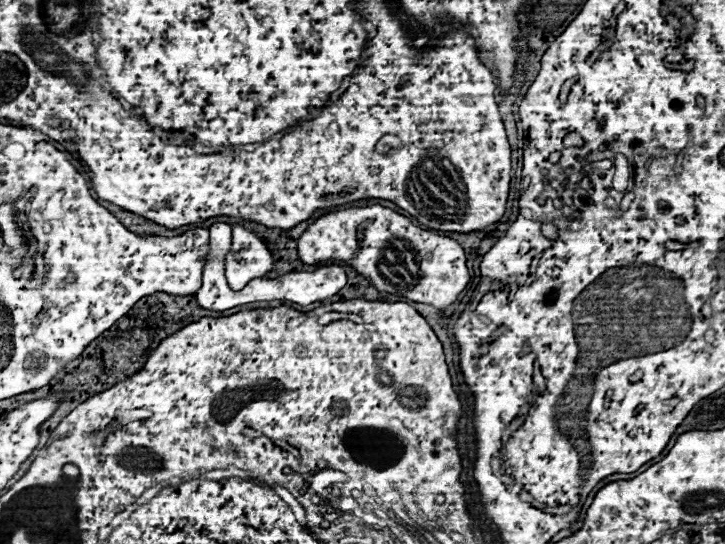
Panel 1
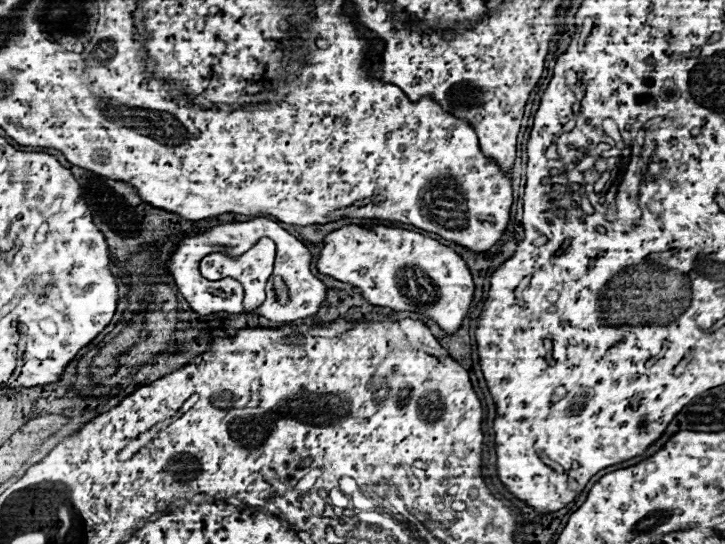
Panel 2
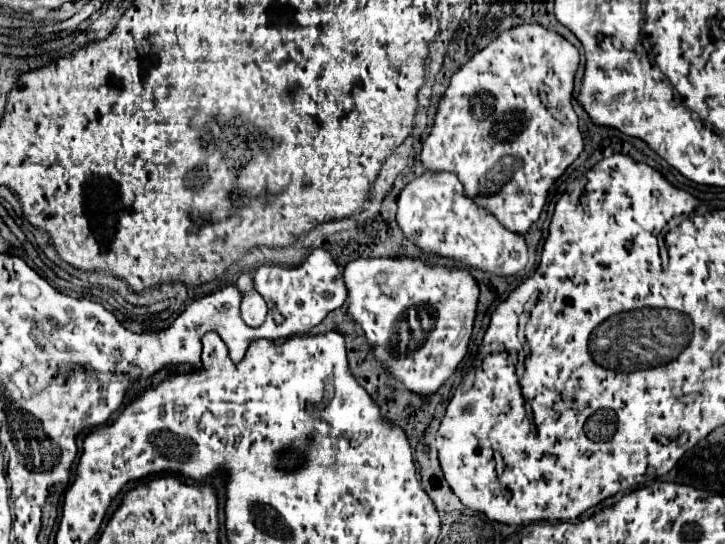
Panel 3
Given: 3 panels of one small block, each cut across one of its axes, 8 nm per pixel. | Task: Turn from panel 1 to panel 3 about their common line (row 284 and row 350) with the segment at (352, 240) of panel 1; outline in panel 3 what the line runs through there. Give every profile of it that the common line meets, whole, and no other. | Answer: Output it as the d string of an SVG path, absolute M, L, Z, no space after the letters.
M360 258L344 268L344 284L348 292L348 316L360 324L370 344L374 344L376 360L404 386L416 394L434 394L462 362L472 334L474 314L478 306L478 282L460 266L430 264L422 258Z

